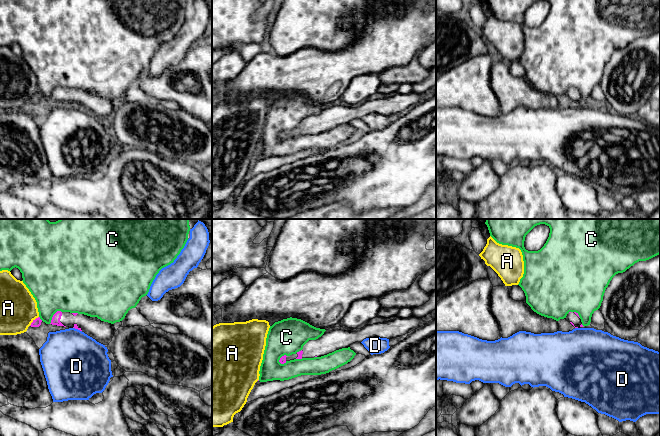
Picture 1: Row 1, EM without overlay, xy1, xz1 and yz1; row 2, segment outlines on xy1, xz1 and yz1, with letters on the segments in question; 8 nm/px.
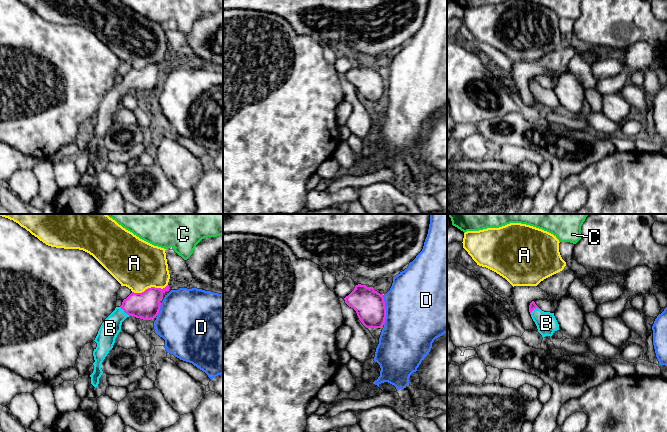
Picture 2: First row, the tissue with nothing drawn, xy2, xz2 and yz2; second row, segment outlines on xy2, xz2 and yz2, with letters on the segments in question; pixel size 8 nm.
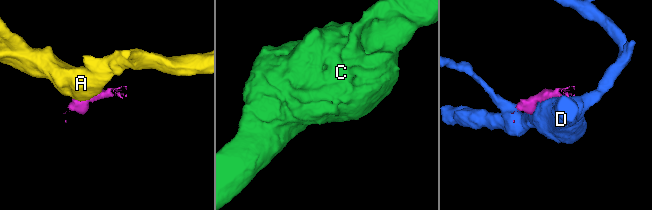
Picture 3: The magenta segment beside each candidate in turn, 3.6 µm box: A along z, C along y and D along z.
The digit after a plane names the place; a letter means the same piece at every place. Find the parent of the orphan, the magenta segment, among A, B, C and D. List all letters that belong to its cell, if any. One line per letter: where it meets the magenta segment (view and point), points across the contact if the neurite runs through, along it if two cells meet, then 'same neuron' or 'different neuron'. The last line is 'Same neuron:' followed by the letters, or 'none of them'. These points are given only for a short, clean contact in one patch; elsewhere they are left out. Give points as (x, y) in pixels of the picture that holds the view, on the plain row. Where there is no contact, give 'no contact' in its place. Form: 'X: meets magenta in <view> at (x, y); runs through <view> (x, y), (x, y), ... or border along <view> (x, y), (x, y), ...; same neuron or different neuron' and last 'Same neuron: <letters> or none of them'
A: meets magenta in xy2 at (149, 64); different neuron
B: meets magenta in xy2 at (124, 87); same neuron
C: meets magenta in xy1 at (53, 92); border along xy1 (60, 86), (53, 91), (49, 99); different neuron
D: meets magenta in xz2 at (385, 87); different neuron
Same neuron: B

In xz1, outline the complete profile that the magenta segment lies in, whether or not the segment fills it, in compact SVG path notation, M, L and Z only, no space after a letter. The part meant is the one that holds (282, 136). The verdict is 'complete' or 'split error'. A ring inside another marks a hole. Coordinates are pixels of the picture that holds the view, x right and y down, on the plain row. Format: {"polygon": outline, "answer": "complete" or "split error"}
{"polygon": "M395 93L385 99L366 101L356 107L348 106L341 102L330 104L316 116L309 116L303 125L290 132L282 132L279 136L281 140L294 135L321 133L342 124L348 124L355 118L362 118L366 114L380 113L392 115L403 112L411 107L425 101L422 94Z", "answer": "split error"}

